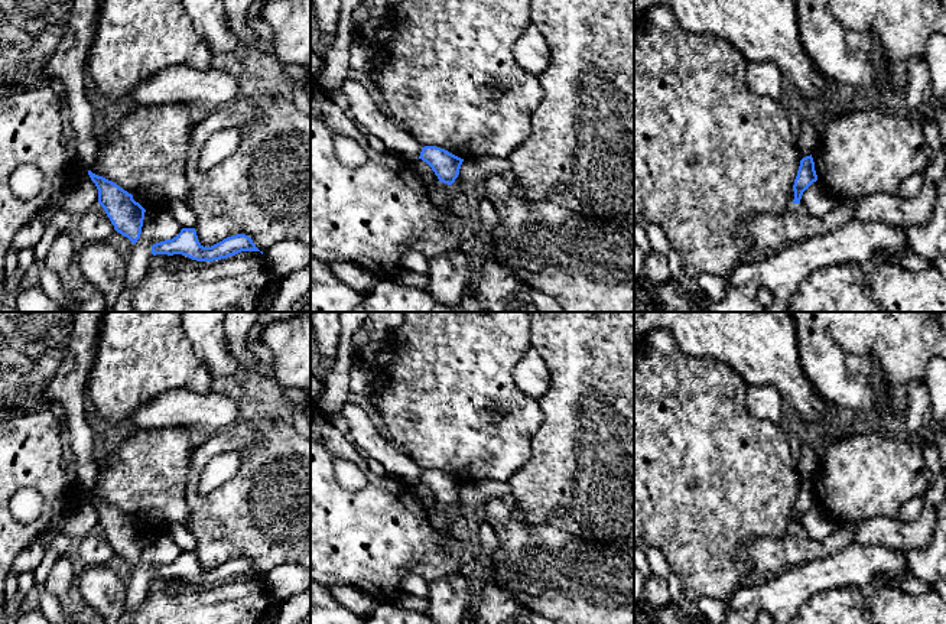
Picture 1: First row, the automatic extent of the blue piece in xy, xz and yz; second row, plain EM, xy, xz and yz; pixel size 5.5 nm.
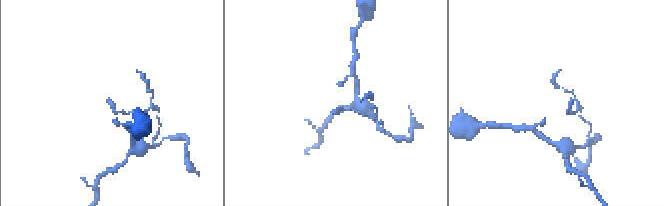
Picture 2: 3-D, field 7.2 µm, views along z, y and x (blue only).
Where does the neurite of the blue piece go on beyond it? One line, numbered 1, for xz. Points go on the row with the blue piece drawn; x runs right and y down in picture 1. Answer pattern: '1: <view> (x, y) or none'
1: none

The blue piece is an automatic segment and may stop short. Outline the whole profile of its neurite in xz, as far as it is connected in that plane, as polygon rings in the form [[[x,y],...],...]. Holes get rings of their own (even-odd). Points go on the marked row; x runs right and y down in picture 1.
[[[436,146],[422,147],[419,159],[426,162],[432,168],[438,179],[448,185],[452,185],[455,182],[464,162],[464,159]]]

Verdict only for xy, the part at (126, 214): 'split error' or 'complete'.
complete

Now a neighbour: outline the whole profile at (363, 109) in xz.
[[[345,78],[339,90],[350,101],[348,114],[367,133],[377,136],[386,146],[386,150],[413,163],[419,159],[422,146],[391,118],[387,118],[377,107],[373,95],[358,82]]]

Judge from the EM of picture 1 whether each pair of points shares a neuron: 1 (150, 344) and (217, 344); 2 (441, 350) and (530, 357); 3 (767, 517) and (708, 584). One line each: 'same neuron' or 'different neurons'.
1: different neurons
2: different neurons
3: same neuron

